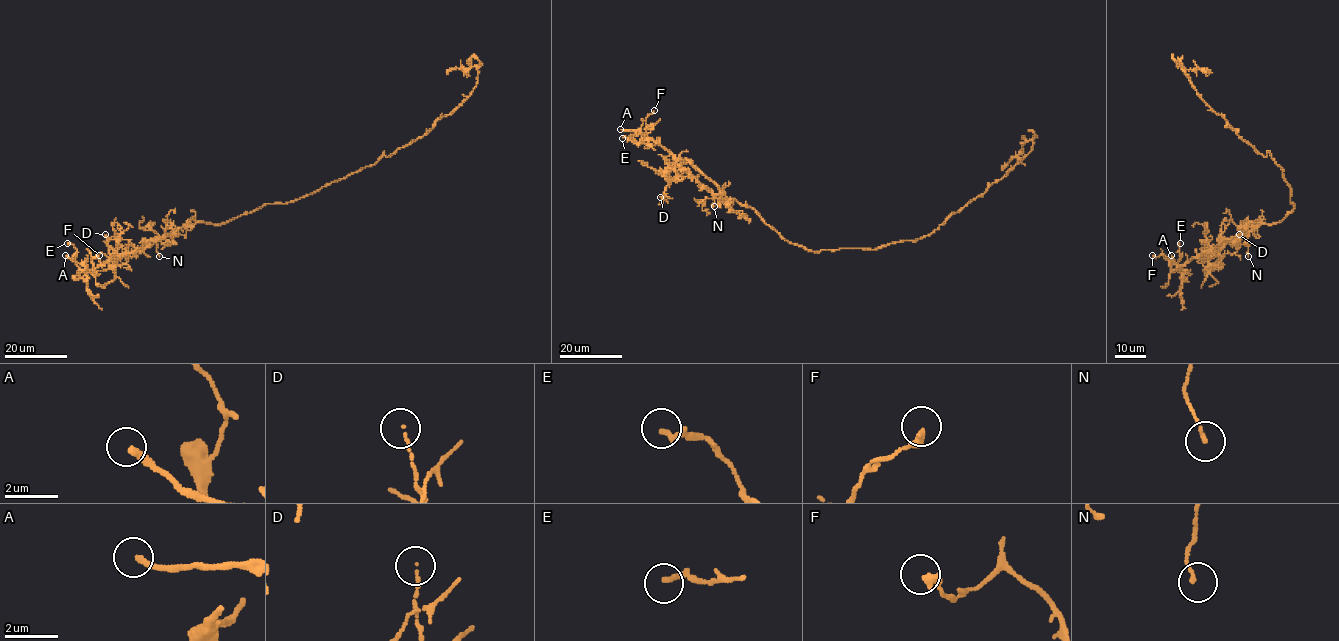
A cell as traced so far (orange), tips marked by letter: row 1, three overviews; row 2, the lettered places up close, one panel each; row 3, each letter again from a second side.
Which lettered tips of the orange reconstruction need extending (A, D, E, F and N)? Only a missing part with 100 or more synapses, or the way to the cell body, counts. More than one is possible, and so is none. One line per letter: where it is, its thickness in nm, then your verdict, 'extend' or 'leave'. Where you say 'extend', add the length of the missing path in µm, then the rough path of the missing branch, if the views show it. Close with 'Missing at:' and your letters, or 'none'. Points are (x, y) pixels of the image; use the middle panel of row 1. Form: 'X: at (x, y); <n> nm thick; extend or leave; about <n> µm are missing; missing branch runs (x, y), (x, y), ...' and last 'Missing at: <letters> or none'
A: at (620, 129); 240 nm thick; extend; about 45 µm are missing
D: at (660, 197); 70 nm thick; leave
E: at (622, 138); 140 nm thick; leave
F: at (654, 110); 300 nm thick; leave
N: at (714, 206); 130 nm thick; leave
Missing at: A

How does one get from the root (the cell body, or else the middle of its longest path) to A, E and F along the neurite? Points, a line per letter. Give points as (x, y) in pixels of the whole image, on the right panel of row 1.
A: (1290, 198), (1293, 210), (1277, 223), (1251, 222), (1237, 235), (1226, 238), (1180, 269), (1170, 267), (1171, 255)
E: (1290, 198), (1293, 210), (1282, 220), (1272, 224), (1251, 222), (1237, 235), (1173, 270), (1180, 243)
F: (1290, 198), (1293, 210), (1282, 220), (1251, 222), (1180, 269), (1172, 272), (1166, 256), (1152, 255)

